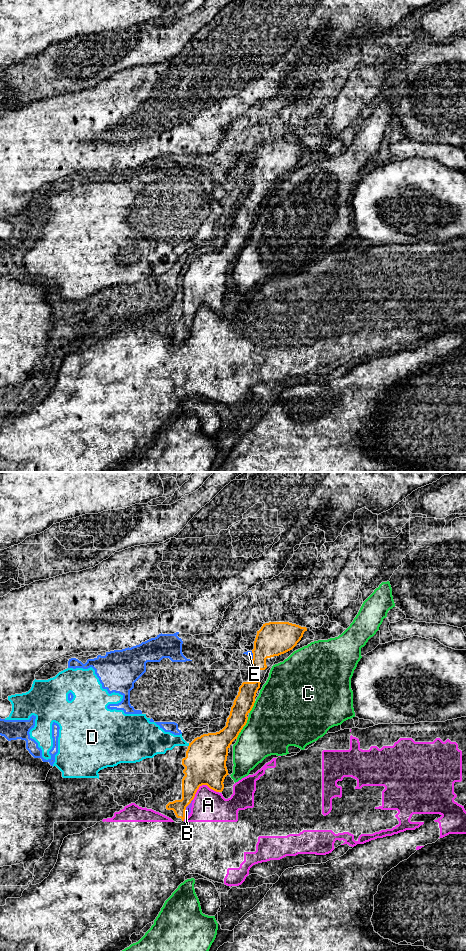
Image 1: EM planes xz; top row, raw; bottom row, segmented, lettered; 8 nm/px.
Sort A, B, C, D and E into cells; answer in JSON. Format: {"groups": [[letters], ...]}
{"groups": [["A"], ["B"], ["C"], ["D", "E"]]}

